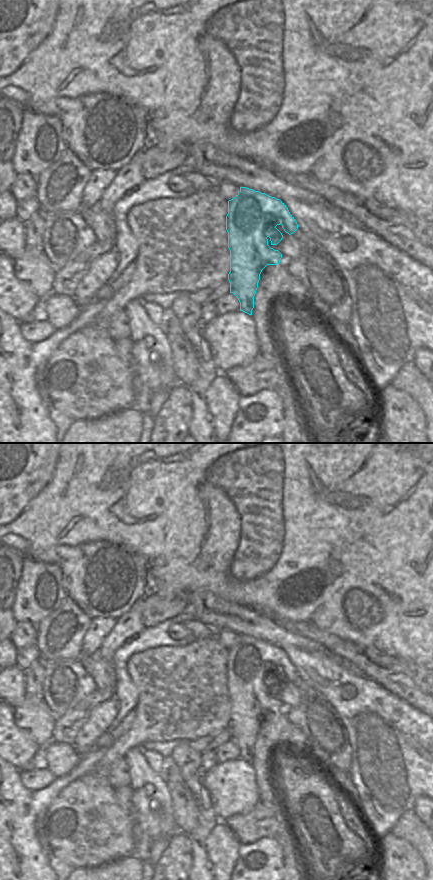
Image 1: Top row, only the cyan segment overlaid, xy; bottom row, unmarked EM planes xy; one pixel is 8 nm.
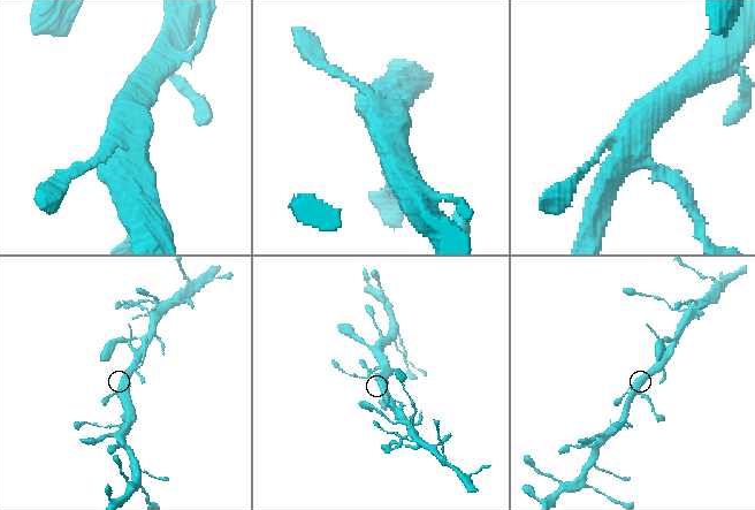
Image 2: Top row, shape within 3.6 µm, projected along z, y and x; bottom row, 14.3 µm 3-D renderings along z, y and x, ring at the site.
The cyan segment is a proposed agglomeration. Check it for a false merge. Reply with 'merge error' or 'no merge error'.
no merge error

